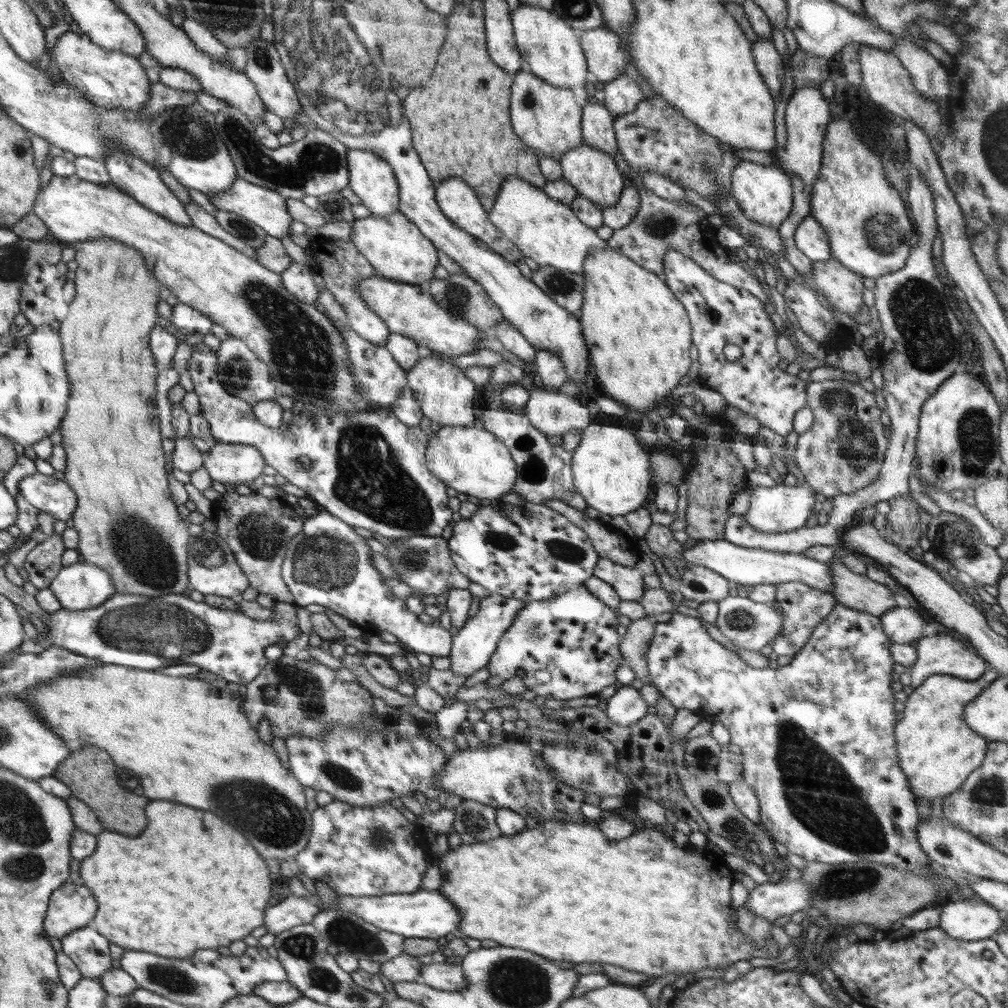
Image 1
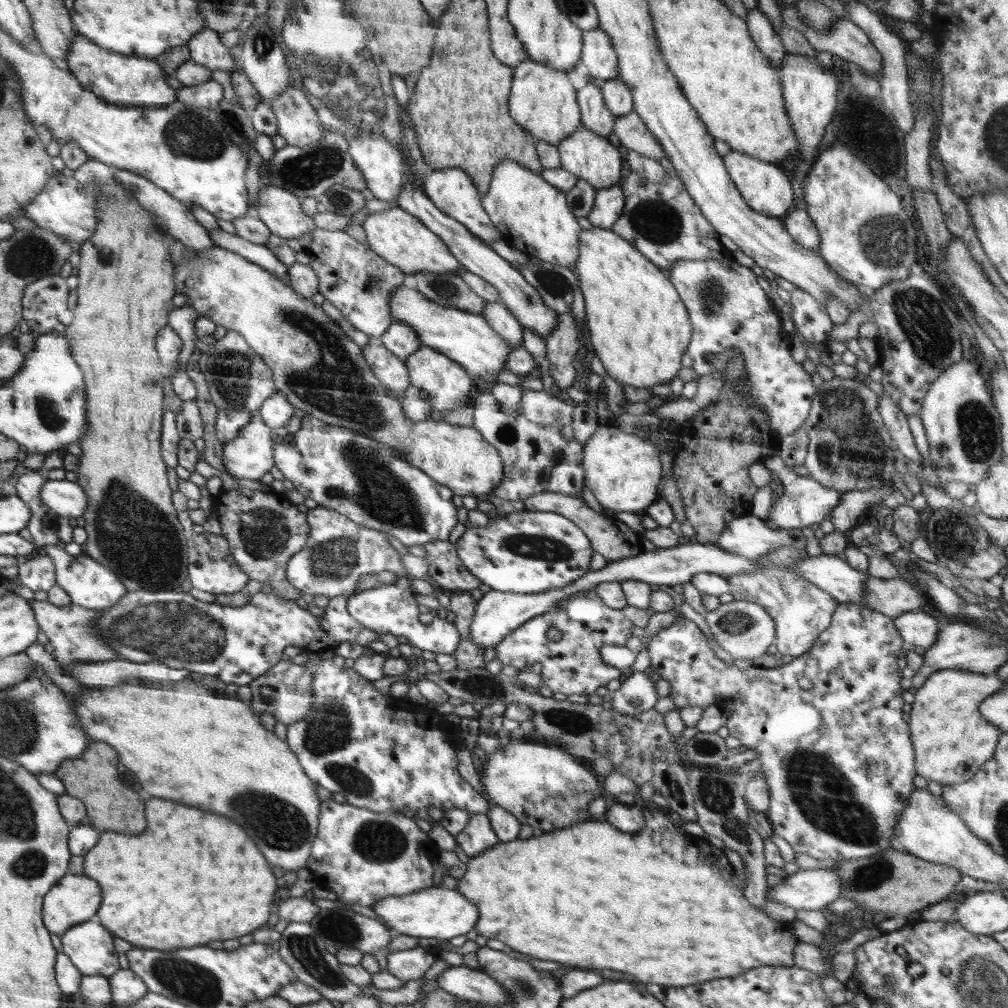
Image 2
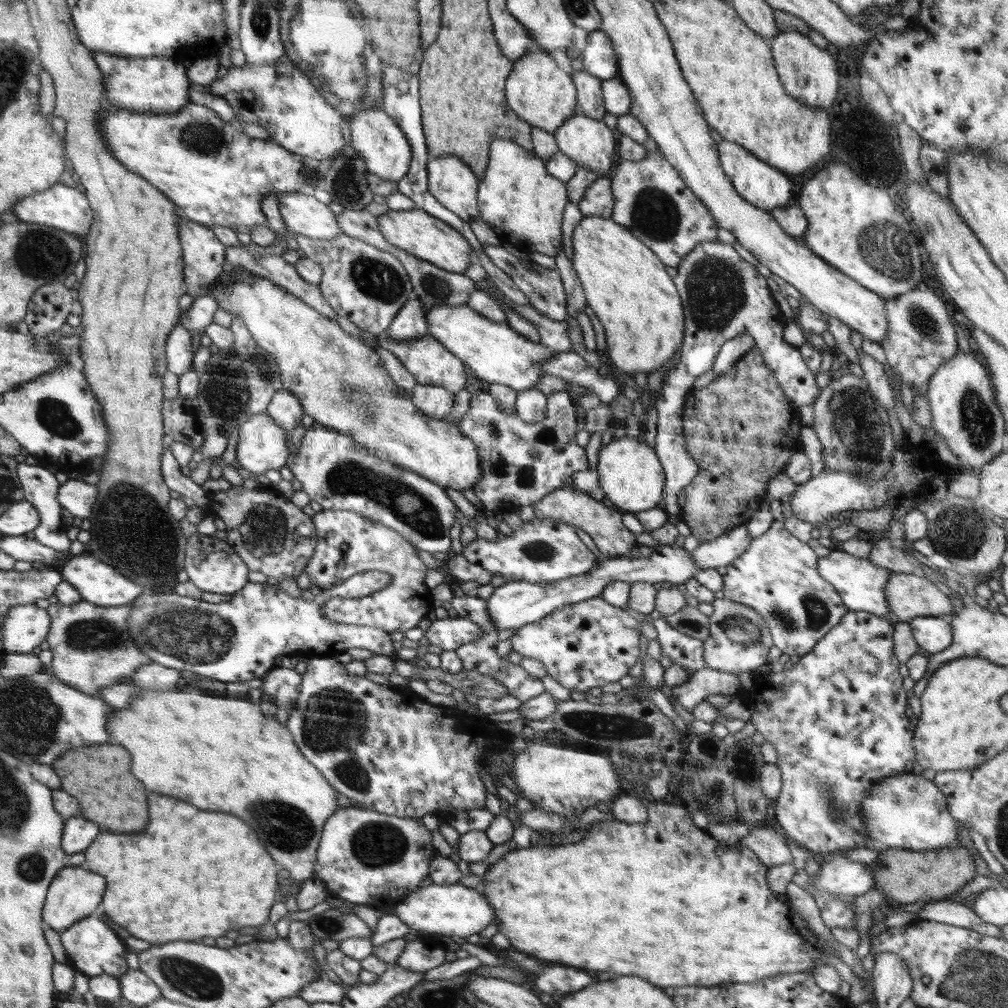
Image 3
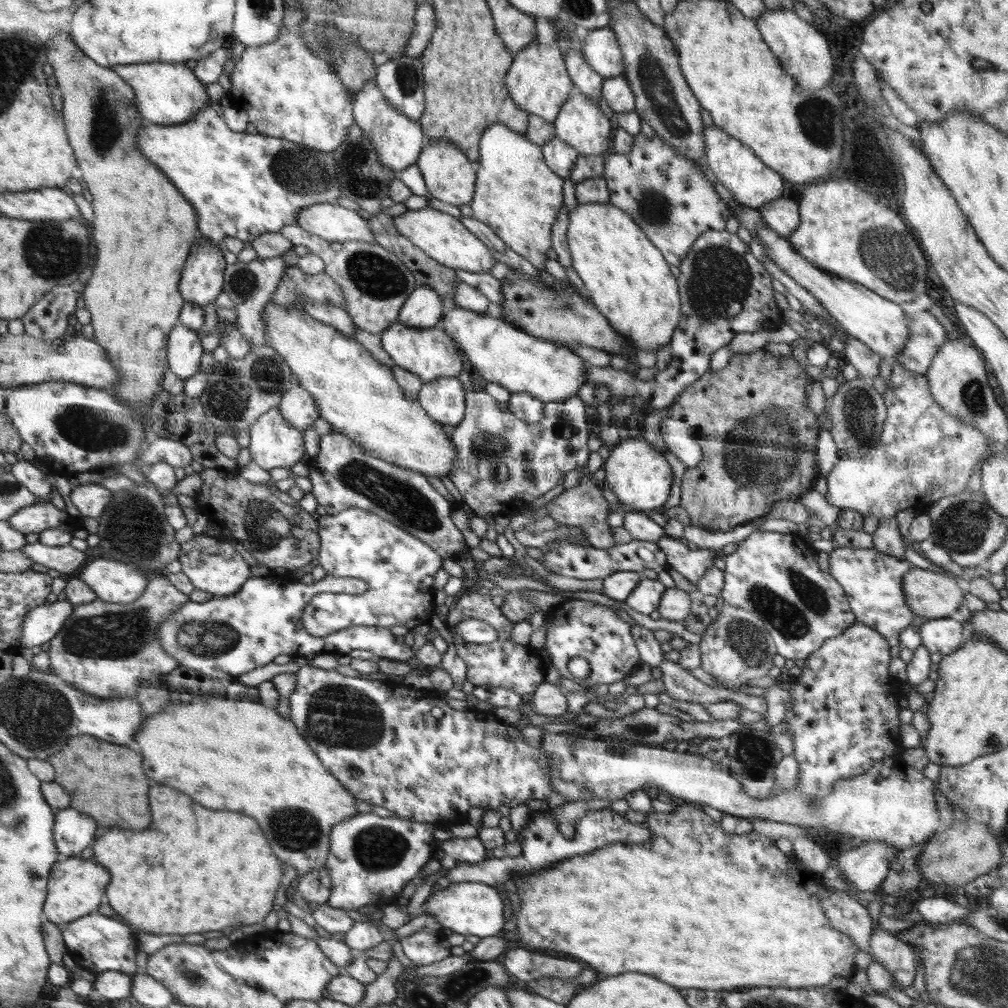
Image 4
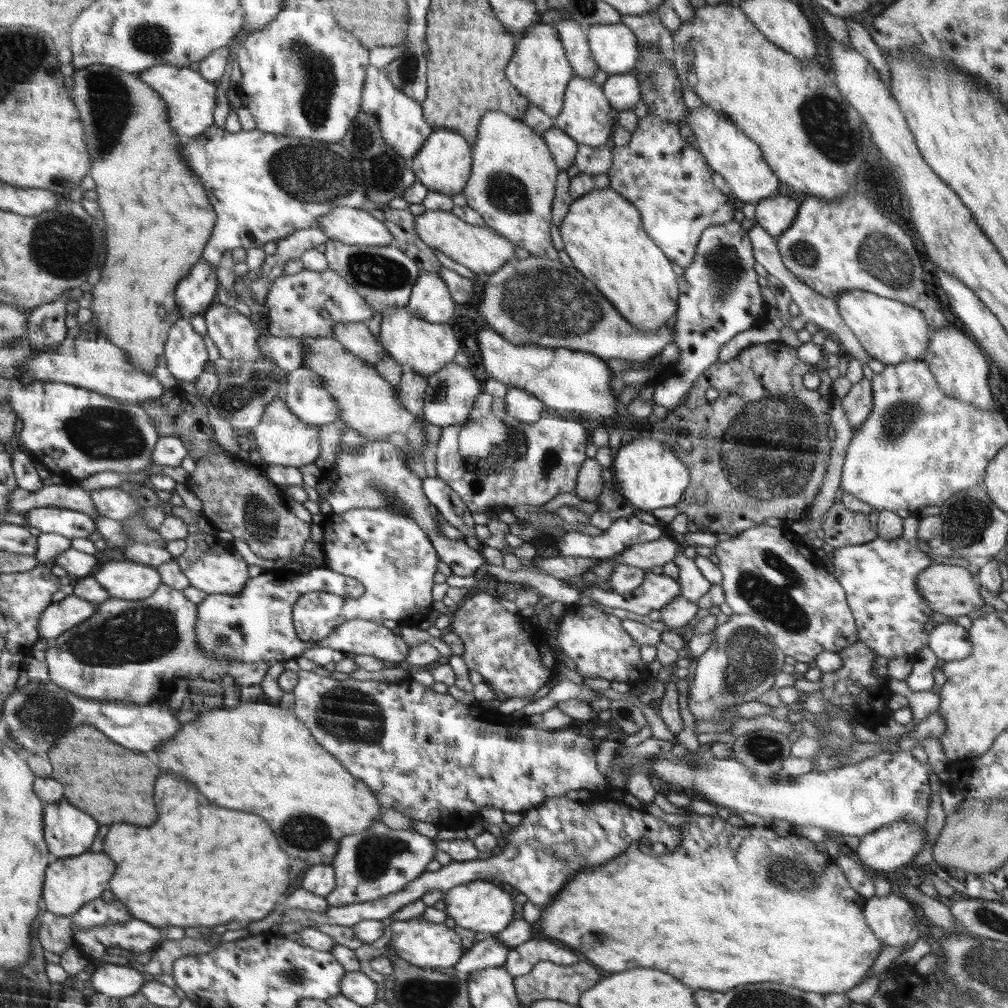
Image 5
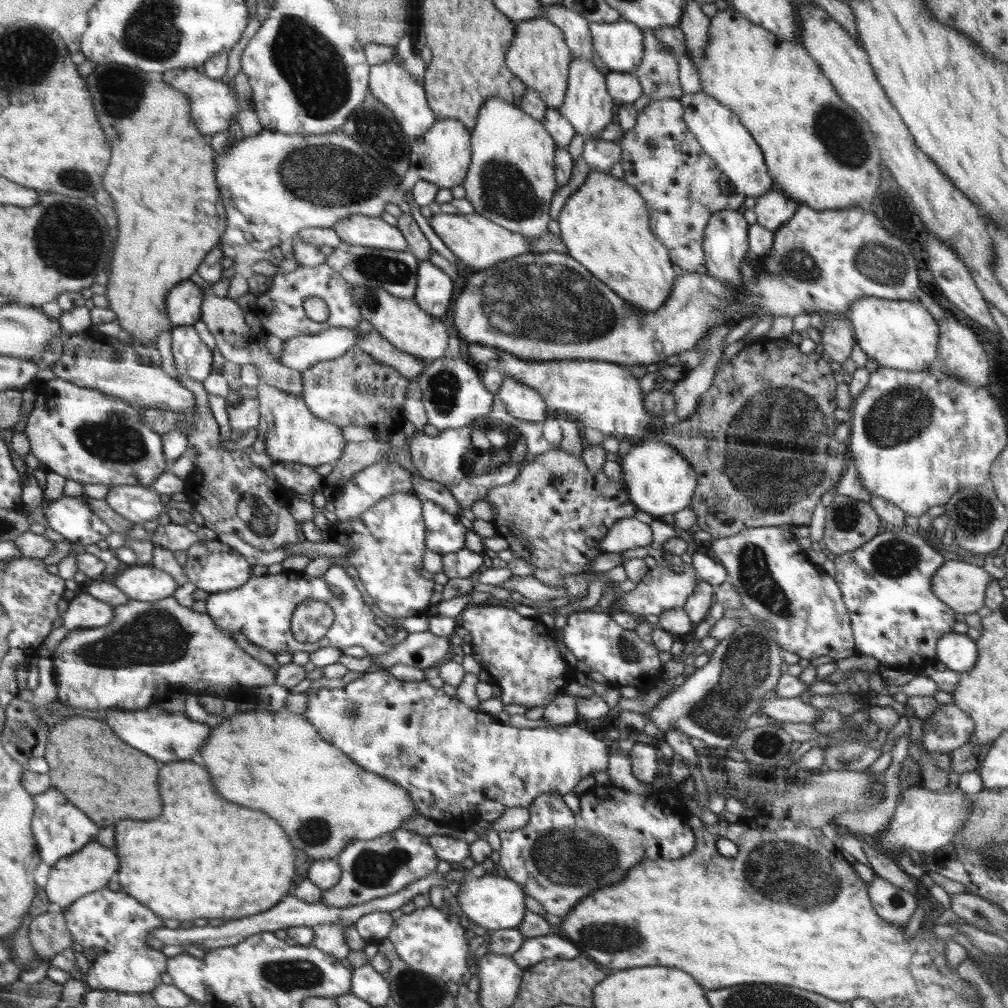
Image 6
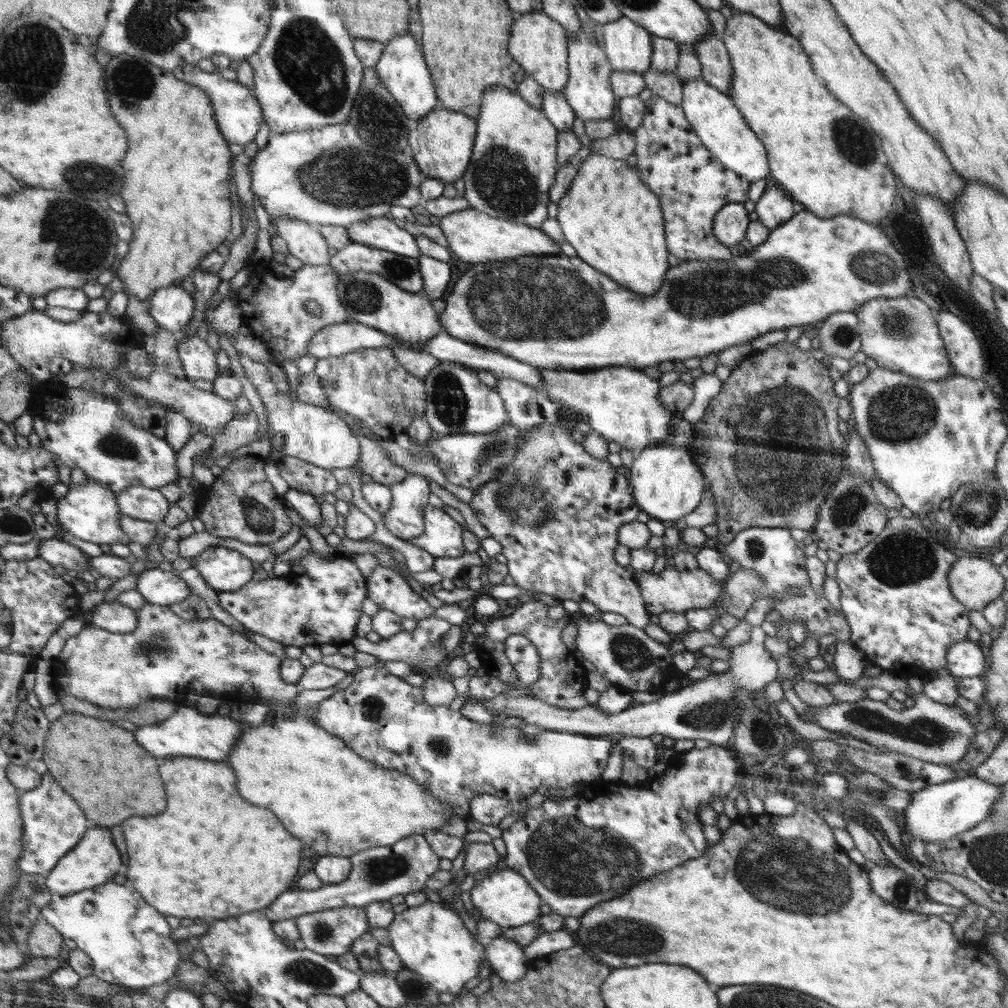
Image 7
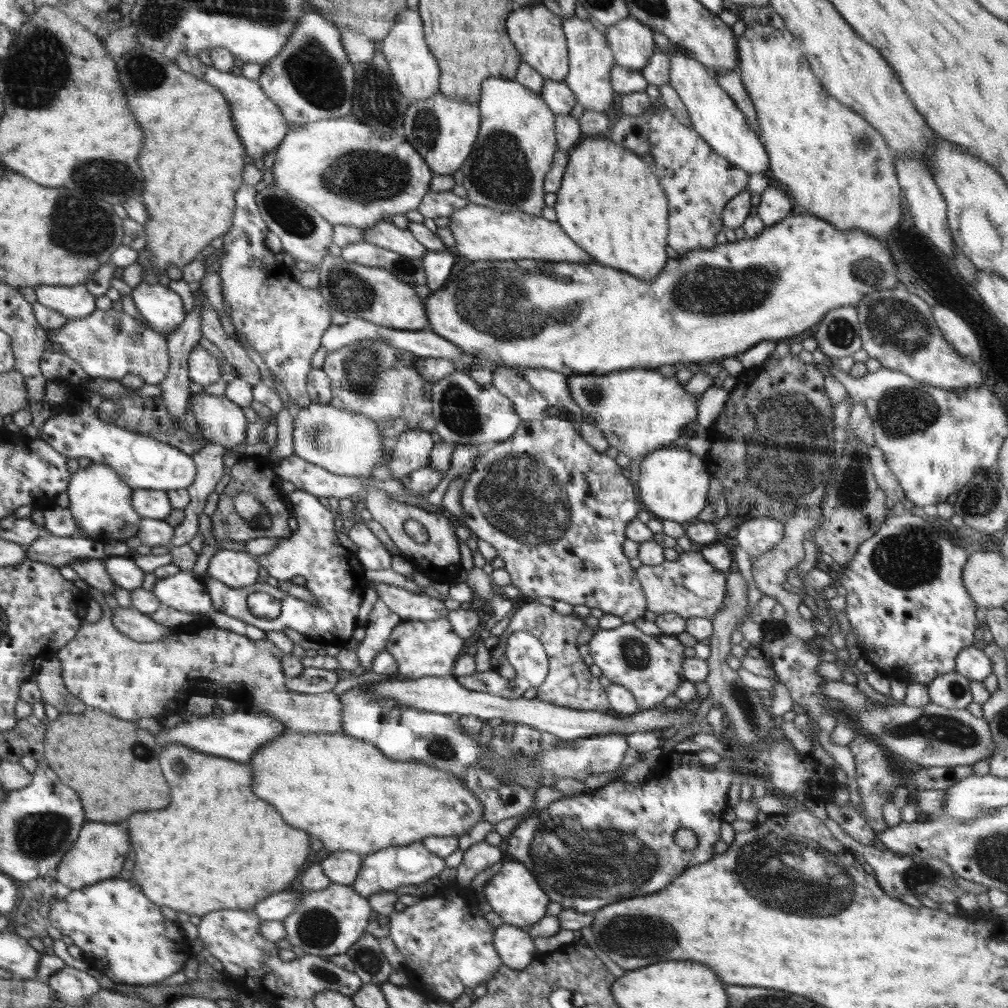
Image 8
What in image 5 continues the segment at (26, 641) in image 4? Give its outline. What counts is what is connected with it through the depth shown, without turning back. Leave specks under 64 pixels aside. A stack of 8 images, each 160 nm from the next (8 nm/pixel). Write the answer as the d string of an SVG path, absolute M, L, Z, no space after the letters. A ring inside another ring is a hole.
M62 595L55 603L48 605L39 618L39 638L53 640L68 629L91 618L98 610L98 603L79 596Z

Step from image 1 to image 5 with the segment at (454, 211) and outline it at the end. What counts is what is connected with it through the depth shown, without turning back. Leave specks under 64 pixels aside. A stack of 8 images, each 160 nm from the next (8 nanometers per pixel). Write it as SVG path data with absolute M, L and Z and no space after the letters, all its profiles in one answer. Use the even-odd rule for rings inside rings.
M436 129L431 132L423 148L410 160L409 168L416 180L427 186L430 191L454 196L460 194L471 178L474 154L471 145L462 134L450 129Z

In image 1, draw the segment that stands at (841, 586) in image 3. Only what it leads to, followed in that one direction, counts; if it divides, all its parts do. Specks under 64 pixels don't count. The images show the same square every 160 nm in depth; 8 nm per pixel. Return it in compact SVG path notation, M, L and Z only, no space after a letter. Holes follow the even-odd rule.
M725 538L705 539L687 550L682 551L685 568L702 565L715 570L729 581L744 585L779 584L780 582L798 581L815 589L831 592L832 577L828 563L814 560L802 553L781 553L764 549L744 548L728 542ZM491 593L483 598L478 613L468 619L464 626L454 631L449 659L454 674L470 677L474 672L487 666L491 654L499 646L499 640L515 621L515 616L526 606L526 601L510 598L502 594Z

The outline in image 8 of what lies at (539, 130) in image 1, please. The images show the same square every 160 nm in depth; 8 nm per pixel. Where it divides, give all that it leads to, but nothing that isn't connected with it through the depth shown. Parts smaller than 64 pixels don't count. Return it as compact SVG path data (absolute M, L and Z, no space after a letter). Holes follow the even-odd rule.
M539 3L534 6L516 7L507 18L507 34L511 37L522 61L537 70L545 79L560 82L566 80L570 72L570 52L567 50L567 37L563 30L563 18L550 12Z

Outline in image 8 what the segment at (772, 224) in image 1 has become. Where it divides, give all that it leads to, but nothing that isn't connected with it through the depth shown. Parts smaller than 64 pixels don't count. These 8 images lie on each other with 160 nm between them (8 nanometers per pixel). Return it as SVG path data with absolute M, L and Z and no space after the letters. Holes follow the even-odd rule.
M677 43L676 52L670 56L670 86L678 93L687 108L691 127L720 156L739 166L749 174L769 170L769 156L757 132L752 130L745 114L736 106L732 97L717 83L714 72L701 62L688 56L685 49Z

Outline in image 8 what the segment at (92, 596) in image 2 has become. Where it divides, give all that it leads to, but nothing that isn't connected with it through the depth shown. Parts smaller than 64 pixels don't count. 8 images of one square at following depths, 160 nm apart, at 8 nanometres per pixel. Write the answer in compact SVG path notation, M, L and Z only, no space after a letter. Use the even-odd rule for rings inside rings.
M181 570L172 576L158 579L150 591L162 605L176 610L209 616L214 613L214 603L206 591L206 585L190 571Z

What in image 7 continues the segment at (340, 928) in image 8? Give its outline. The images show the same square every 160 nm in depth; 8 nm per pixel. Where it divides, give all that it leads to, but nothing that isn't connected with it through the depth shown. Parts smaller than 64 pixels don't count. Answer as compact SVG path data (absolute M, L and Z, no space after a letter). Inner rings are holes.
M362 906L326 908L297 916L295 919L299 939L304 942L306 949L316 951L331 959L350 953L354 942L370 930L370 923L367 921L367 911Z

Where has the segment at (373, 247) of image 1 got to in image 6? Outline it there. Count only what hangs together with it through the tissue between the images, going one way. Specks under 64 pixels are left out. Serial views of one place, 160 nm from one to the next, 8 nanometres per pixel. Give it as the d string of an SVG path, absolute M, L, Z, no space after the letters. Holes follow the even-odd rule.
M436 212L429 220L432 230L436 232L440 241L454 254L456 259L470 266L475 271L488 269L501 261L527 254L530 252L531 238L523 234L506 230L499 223L484 218L484 215L474 214L444 214Z

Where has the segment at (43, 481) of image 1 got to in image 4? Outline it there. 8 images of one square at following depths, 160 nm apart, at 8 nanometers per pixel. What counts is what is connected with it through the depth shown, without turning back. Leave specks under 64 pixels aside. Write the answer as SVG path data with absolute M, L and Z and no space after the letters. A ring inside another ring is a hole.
M96 483L78 485L70 493L70 502L80 511L81 517L98 518L106 512L113 492Z

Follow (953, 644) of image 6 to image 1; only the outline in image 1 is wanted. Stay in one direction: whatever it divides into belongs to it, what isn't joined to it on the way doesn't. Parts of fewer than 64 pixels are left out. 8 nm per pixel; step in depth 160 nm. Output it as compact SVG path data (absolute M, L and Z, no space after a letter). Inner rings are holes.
M894 607L880 616L882 630L894 643L910 643L922 636L923 624L920 613L911 607Z

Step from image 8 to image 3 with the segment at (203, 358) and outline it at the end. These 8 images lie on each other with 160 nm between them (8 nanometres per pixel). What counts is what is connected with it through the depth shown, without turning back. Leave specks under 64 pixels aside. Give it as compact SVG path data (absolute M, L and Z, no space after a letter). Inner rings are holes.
M179 325L171 331L164 350L167 355L168 371L178 376L189 371L188 368L192 366L192 350L190 350L192 336L193 334L187 328Z

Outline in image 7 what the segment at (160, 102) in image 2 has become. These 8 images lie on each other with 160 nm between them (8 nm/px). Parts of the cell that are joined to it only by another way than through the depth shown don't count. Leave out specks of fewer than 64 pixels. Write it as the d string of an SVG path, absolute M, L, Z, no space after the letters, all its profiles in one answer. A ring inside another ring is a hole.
M182 65L178 69L174 69L172 73L176 78L182 79L192 86L200 87L210 97L212 110L214 110L214 116L219 125L219 131L228 142L246 145L254 140L263 120L263 109L252 90L246 88L238 81L228 82L228 80L224 80L219 72L210 73L202 71L198 65Z

